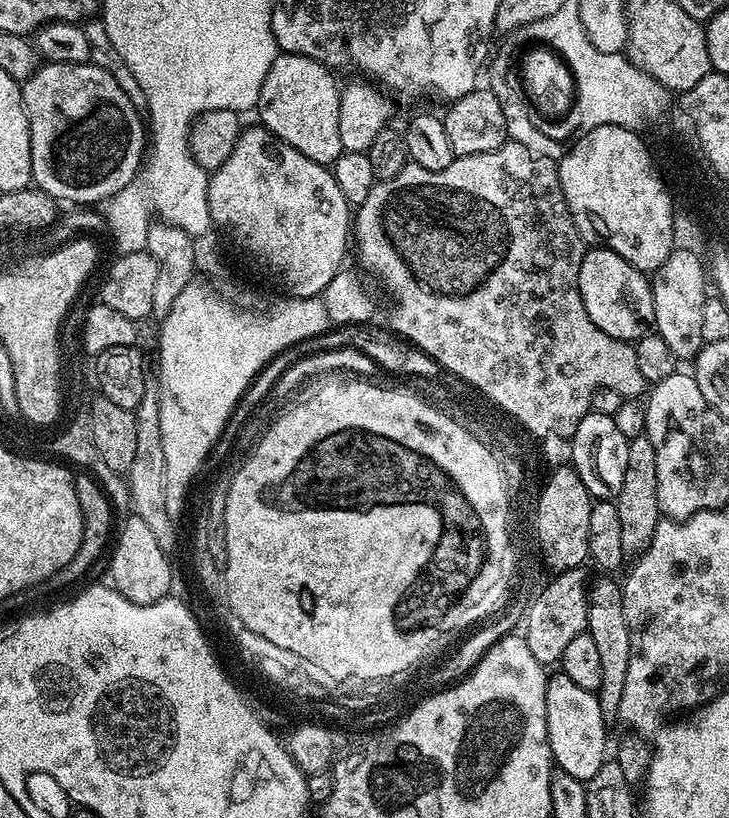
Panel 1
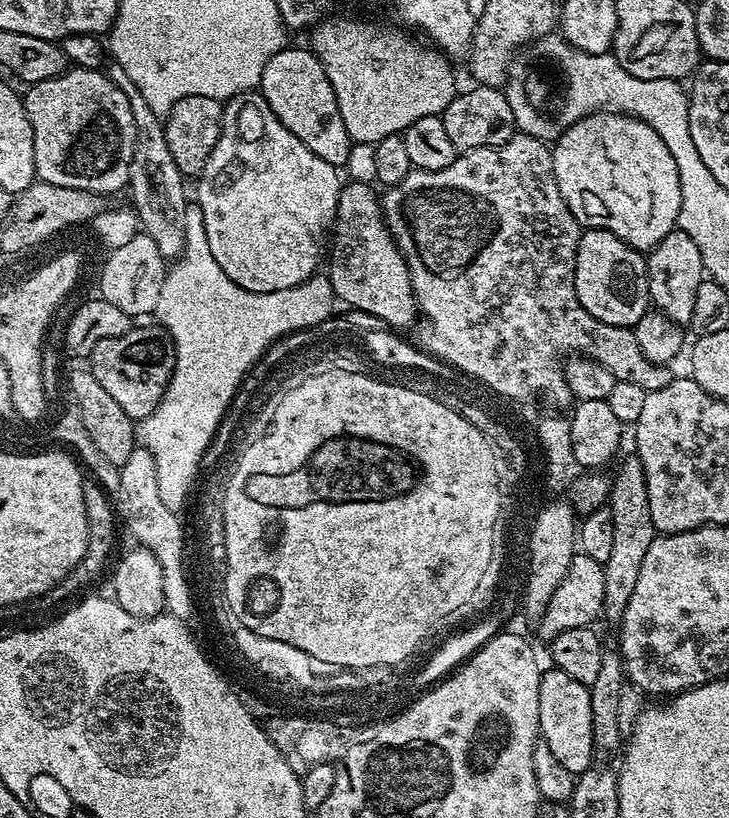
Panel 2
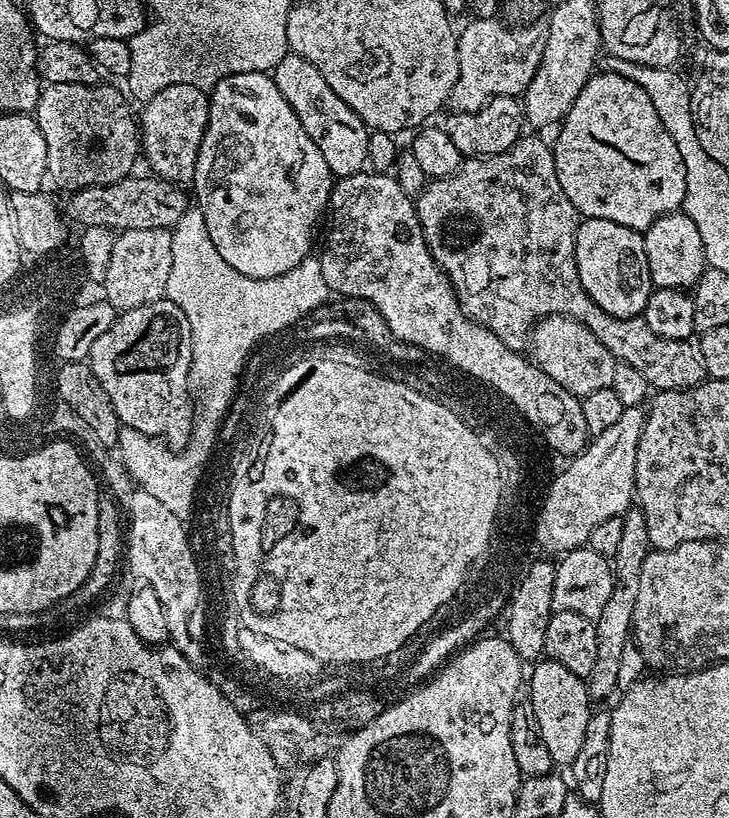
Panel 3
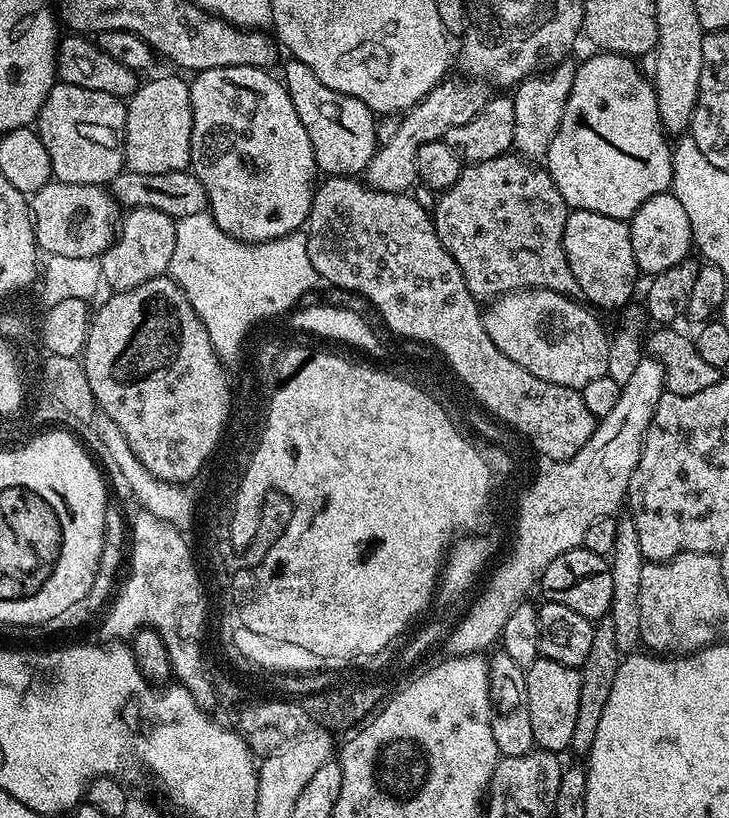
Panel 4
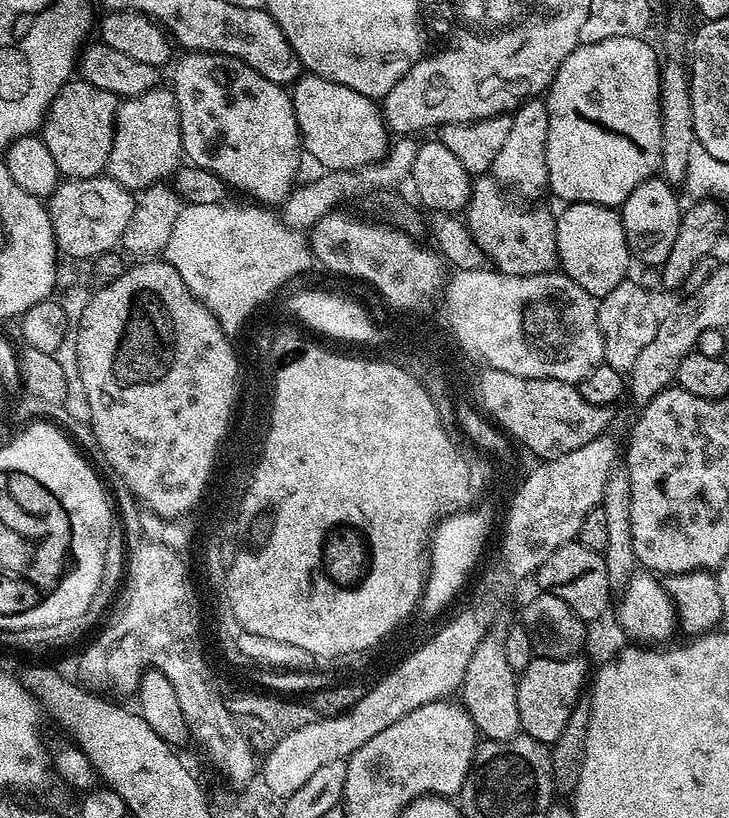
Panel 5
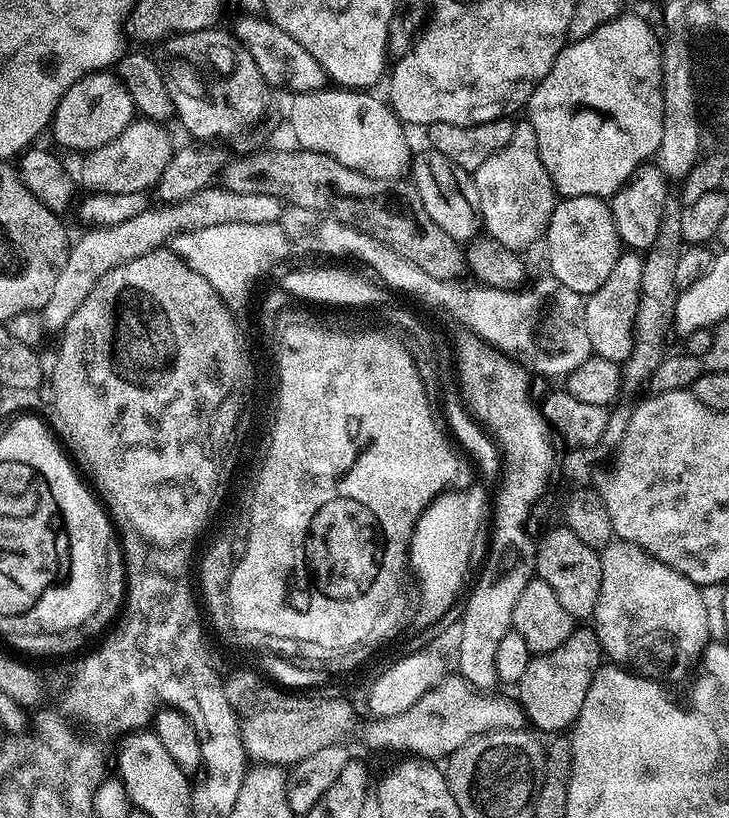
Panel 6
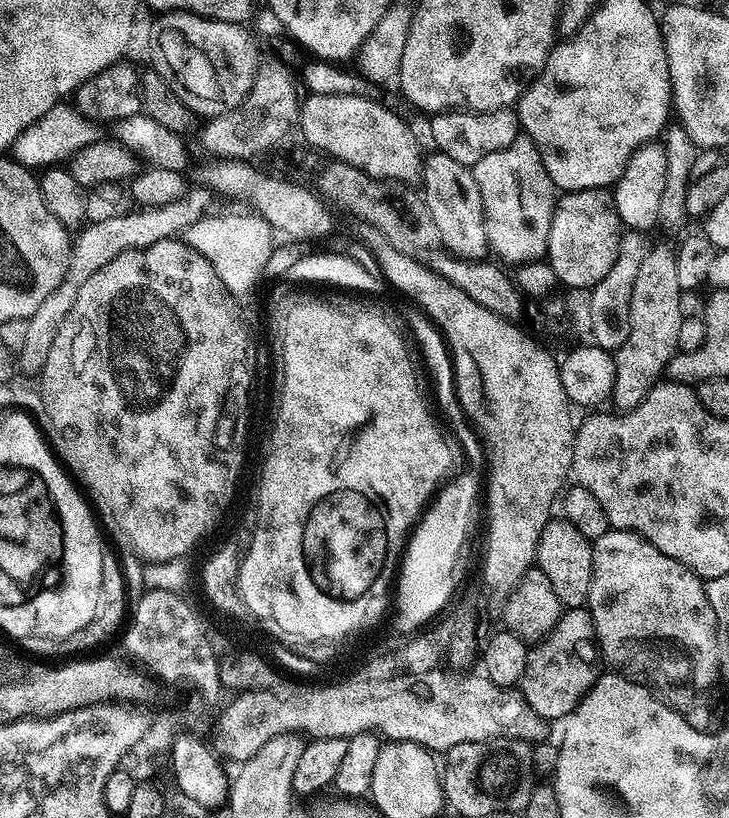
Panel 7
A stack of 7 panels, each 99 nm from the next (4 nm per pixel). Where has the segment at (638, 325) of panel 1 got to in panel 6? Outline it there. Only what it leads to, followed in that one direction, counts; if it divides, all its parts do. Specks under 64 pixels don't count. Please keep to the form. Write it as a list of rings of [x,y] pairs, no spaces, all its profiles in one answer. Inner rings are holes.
[[[565,196],[557,199],[548,223],[547,244],[548,264],[552,267],[550,276],[587,298],[591,292],[598,290],[598,286],[602,286],[602,282],[606,282],[622,251],[609,201],[598,196]]]

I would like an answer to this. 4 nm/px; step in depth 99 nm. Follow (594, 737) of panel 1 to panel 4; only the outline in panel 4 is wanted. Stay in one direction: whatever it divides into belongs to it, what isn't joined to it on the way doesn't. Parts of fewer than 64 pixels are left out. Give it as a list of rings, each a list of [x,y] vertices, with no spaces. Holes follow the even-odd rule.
[[[541,658],[527,668],[524,677],[526,702],[530,706],[530,726],[534,726],[535,747],[545,752],[567,753],[572,747],[574,726],[578,726],[578,694],[582,694],[580,669]]]

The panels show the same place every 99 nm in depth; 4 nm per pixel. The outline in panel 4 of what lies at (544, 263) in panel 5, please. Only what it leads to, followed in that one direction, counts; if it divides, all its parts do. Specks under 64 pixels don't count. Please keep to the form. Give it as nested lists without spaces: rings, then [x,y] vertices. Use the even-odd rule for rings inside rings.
[[[505,154],[498,158],[490,158],[486,162],[461,167],[458,179],[449,188],[445,188],[439,193],[434,211],[434,223],[442,246],[446,246],[446,250],[452,255],[454,262],[458,262],[466,286],[470,289],[472,295],[476,297],[477,301],[485,302],[484,300],[487,300],[488,302],[501,294],[518,292],[521,289],[545,288],[546,290],[567,294],[579,293],[580,287],[570,270],[570,262],[566,258],[566,250],[564,249],[564,231],[566,230],[566,218],[569,211],[568,204],[562,198],[558,186],[554,186],[552,176],[548,171],[535,163],[526,162],[525,157],[519,154]]]

